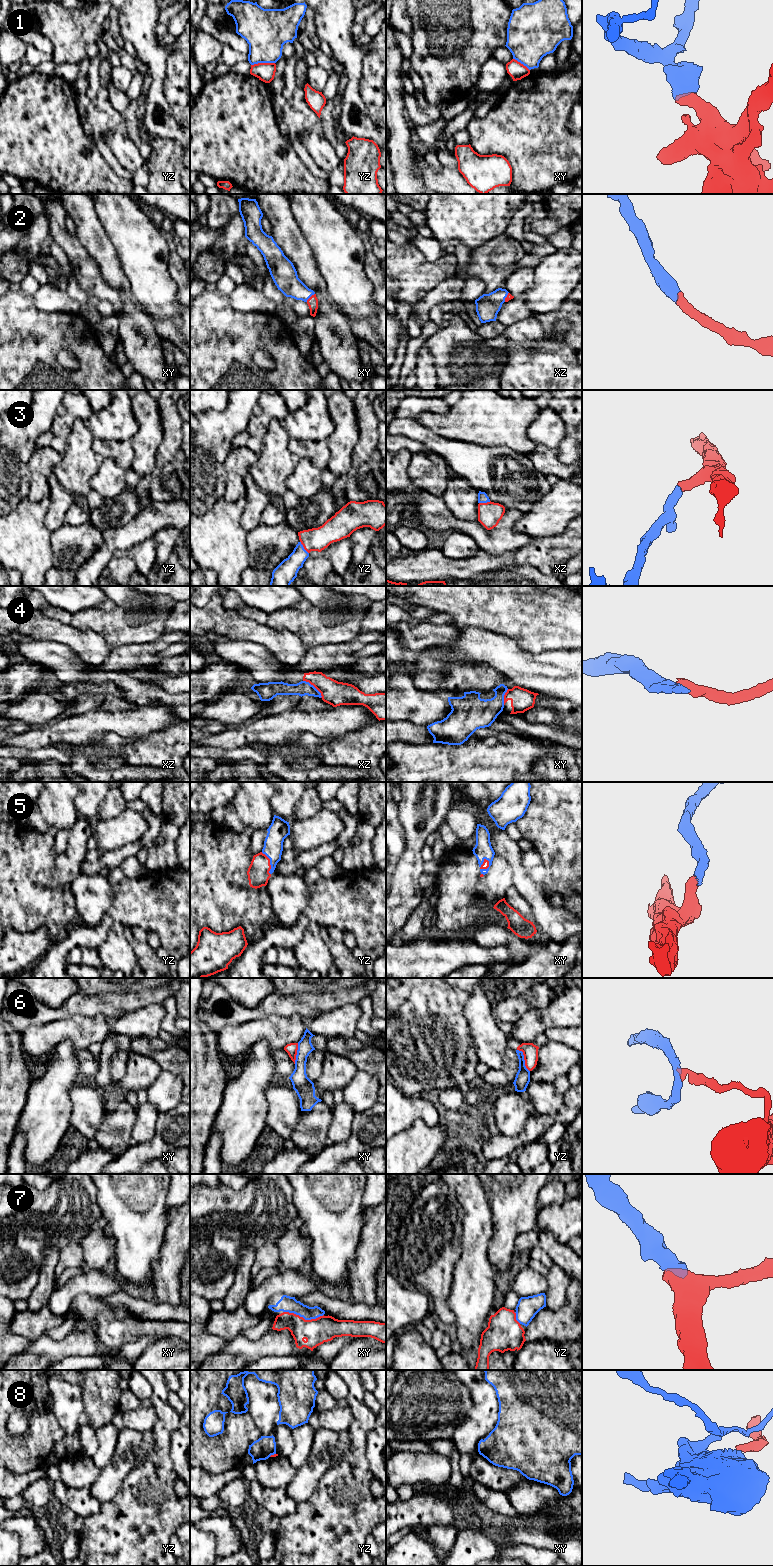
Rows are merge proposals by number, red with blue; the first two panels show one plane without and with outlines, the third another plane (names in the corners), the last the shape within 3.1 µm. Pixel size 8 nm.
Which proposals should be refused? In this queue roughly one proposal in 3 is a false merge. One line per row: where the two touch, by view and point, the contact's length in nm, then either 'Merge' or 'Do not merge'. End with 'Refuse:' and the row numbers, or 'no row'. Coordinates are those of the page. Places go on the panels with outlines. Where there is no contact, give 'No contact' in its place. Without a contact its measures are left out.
1: Touches red at yz (262, 63). Shared border 190 nm. Do not merge
2: Touches red at xy (310, 297). Shared border 100 nm. Merge
3: Touches red at yz (303, 546). Shared border 120 nm. Merge
4: Touches red at xz (313, 685). Shared border 200 nm. Do not merge
5: Touches red at xy (483, 863). Shared border 110 nm. Merge
6: Touches red at yz (524, 1059). Shared border 200 nm. Do not merge
7: Touches red at xy (302, 1317). Shared border 320 nm. Merge
8: Touches red at yz (272, 1455). Shared border 60 nm. Do not merge
Refuse: 1, 4, 6, 8

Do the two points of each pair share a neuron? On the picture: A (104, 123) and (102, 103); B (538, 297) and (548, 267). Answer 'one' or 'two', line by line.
A: one
B: one

